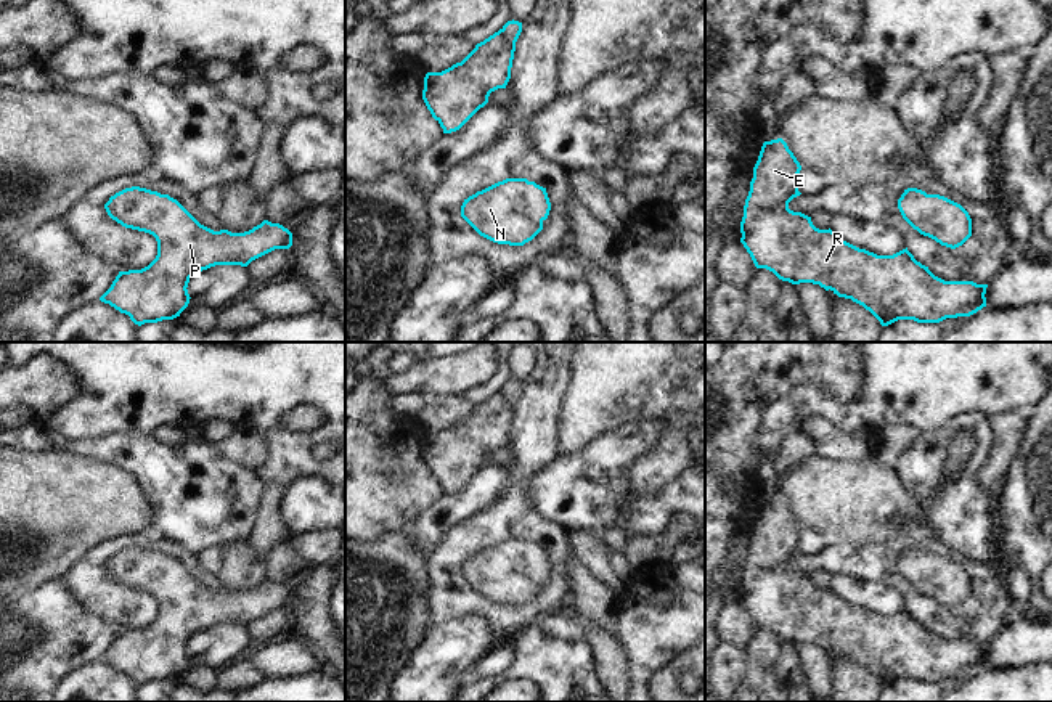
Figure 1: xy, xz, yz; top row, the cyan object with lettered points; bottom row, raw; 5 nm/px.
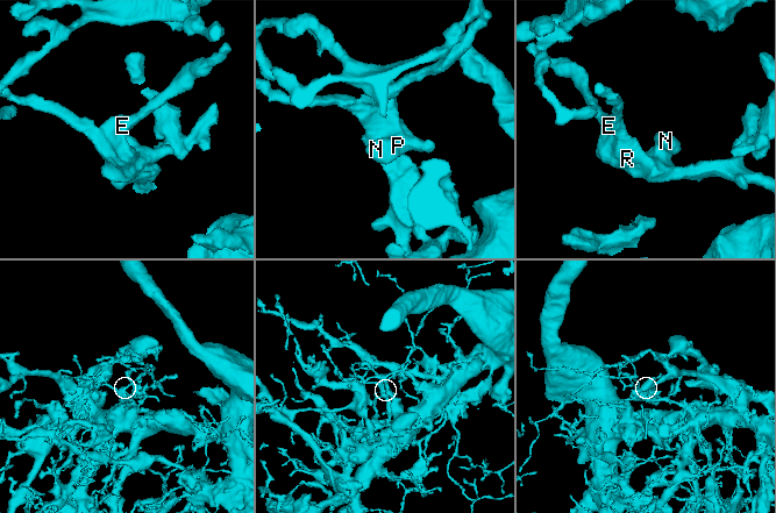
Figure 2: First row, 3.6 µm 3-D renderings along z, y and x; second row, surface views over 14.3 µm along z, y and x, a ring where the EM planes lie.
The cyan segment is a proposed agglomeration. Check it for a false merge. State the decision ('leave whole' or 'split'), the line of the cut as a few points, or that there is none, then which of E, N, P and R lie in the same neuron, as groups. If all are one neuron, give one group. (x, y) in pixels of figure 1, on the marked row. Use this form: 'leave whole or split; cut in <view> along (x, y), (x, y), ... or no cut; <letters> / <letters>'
leave whole; no cut; E N P R

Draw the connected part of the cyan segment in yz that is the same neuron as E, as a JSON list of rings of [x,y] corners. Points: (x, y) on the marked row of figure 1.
[[[782,138],[763,143],[740,222],[740,243],[756,268],[766,268],[792,284],[813,283],[830,289],[862,305],[882,326],[898,320],[940,323],[970,316],[986,307],[988,284],[944,281],[917,262],[907,247],[893,255],[877,255],[843,241],[830,228],[816,228],[811,217],[790,210],[789,202],[801,194],[797,186],[800,170],[800,162]]]

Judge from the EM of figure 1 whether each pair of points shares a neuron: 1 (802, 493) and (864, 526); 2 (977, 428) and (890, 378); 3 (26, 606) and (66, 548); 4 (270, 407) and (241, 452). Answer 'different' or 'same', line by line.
1: same
2: different
3: different
4: different

